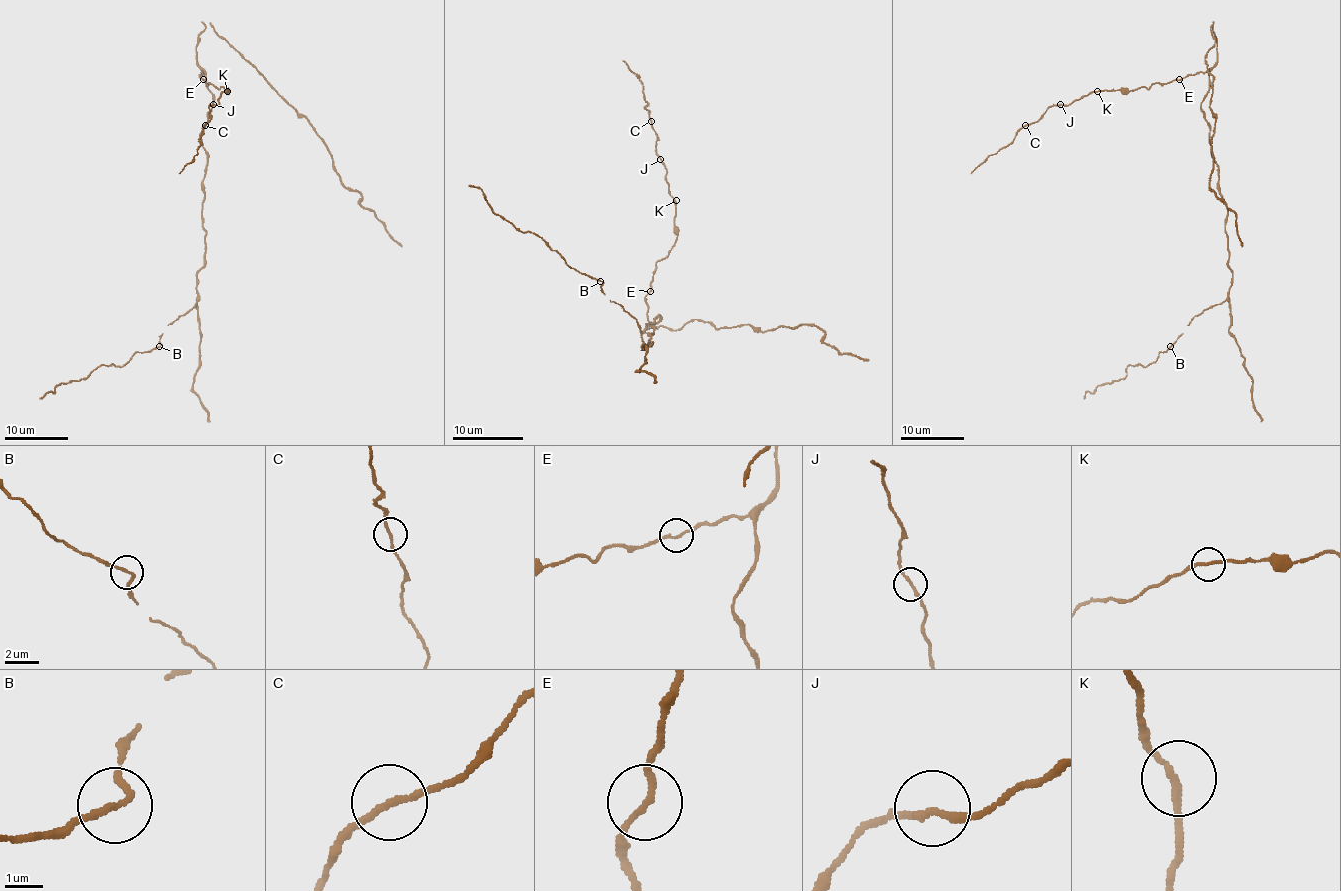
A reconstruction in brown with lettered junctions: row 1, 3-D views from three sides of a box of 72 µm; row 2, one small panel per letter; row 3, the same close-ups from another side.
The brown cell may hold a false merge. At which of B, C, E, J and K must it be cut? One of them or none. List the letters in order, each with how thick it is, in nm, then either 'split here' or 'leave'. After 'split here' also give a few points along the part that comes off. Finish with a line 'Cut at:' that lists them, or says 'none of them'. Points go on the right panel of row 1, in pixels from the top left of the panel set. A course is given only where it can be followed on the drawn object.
B: calibre 160 nm; leave
C: calibre 160 nm; leave
E: calibre 150 nm; leave
J: calibre 180 nm; leave
K: calibre 160 nm; leave
Cut at: none of them

